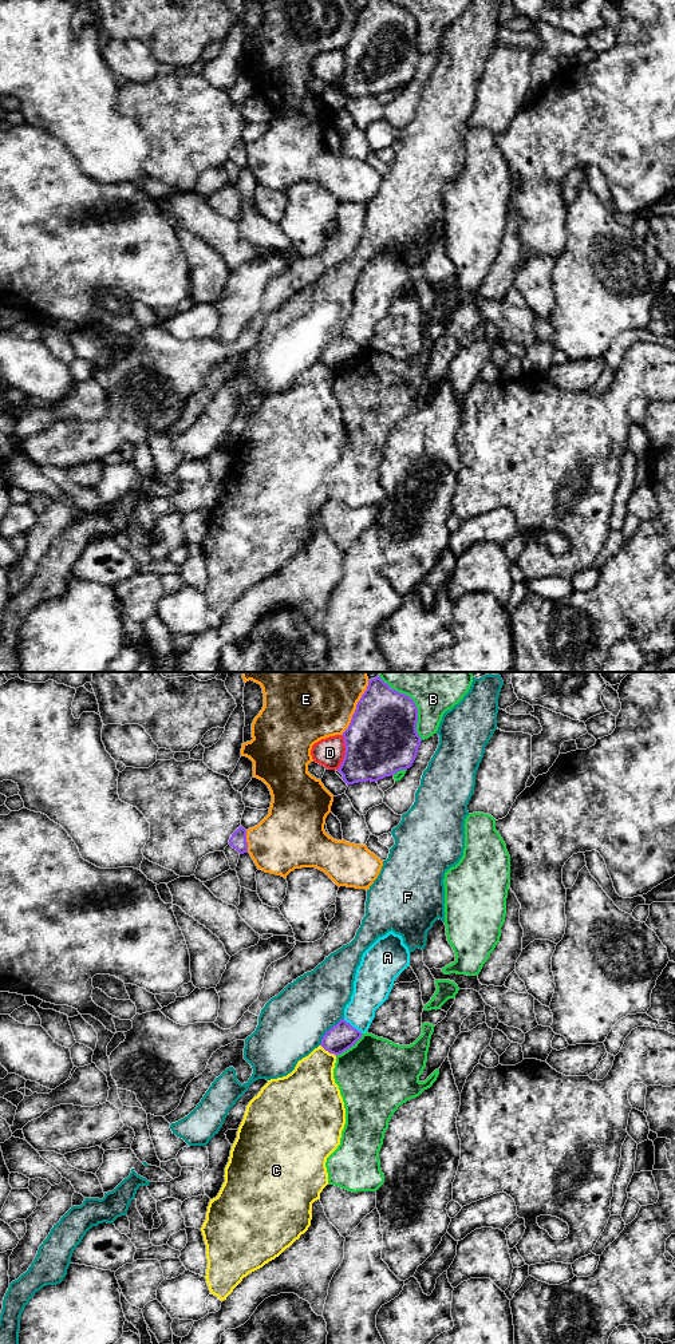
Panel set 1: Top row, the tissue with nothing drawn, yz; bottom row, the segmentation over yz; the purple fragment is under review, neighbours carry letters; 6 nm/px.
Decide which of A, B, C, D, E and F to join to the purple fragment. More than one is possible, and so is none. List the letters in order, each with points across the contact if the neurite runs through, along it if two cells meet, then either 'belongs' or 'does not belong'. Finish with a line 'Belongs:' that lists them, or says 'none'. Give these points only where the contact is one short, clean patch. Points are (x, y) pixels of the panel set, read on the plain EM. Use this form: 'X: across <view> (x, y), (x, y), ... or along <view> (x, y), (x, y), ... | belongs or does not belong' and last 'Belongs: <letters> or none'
A: does not belong
B: does not belong
C: along yz (320, 359), (336, 370) | does not belong
D: does not belong
E: does not belong
F: does not belong
Belongs: none

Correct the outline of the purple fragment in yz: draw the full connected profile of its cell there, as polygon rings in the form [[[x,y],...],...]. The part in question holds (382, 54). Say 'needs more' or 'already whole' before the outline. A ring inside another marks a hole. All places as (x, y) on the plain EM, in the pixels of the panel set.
already whole; [[[367,0],[343,47],[344,74],[338,83],[348,99],[378,96],[412,80],[421,51],[414,15],[390,0]]]

